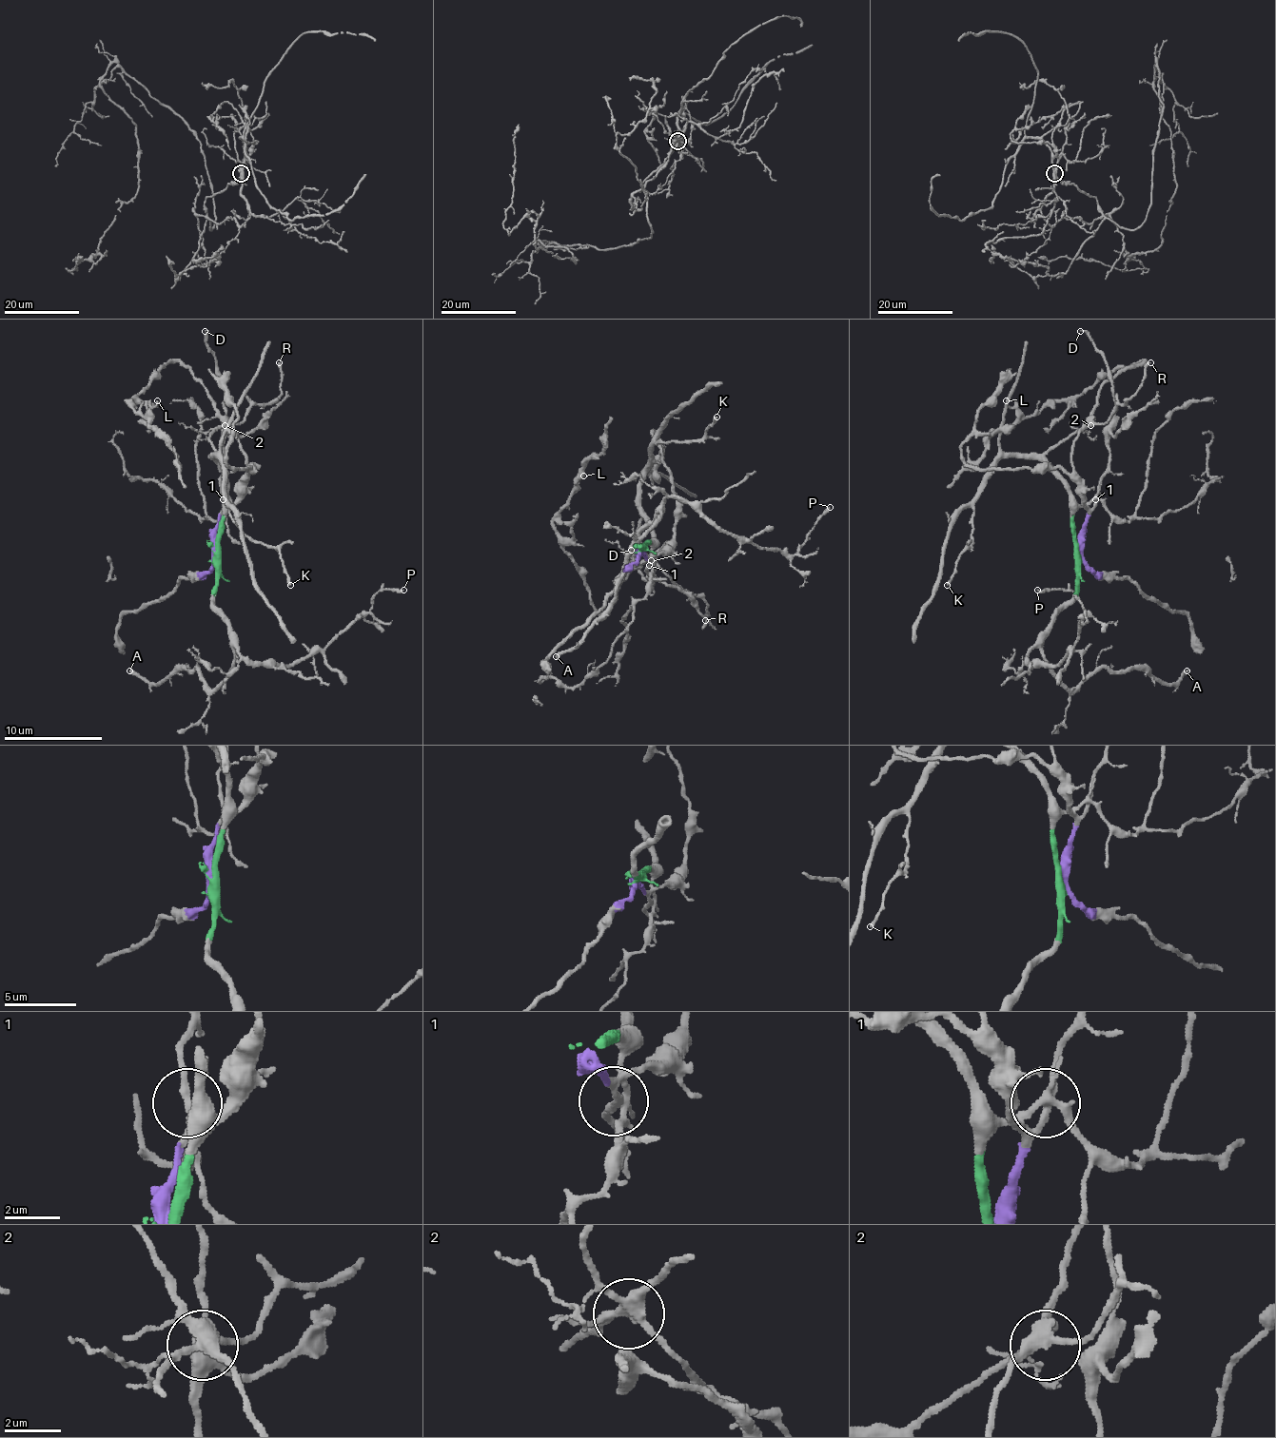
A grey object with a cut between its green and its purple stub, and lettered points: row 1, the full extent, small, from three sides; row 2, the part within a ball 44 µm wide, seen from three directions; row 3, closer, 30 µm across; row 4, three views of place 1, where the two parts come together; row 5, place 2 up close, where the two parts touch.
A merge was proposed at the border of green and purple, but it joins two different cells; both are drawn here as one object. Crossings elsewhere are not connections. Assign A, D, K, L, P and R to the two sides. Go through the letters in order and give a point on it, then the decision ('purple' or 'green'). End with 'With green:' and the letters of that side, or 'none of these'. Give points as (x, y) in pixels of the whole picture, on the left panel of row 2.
A: place (129, 670); green
D: place (205, 331); purple
K: place (290, 585); green
L: place (157, 400); purple
P: place (403, 590); green
R: place (279, 362); green
With green: A, K, P, R

